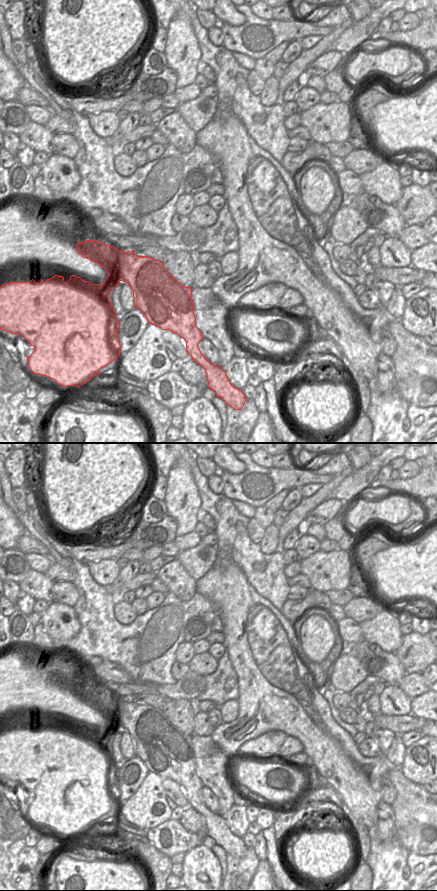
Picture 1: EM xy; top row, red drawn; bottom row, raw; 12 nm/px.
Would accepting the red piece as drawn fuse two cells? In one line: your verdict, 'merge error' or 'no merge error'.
merge error

